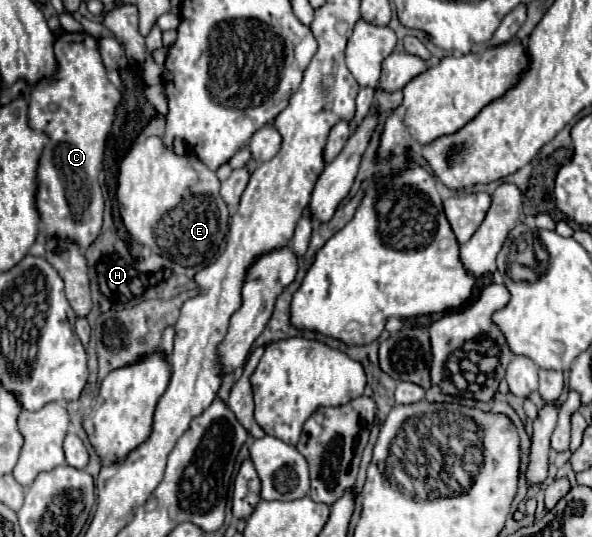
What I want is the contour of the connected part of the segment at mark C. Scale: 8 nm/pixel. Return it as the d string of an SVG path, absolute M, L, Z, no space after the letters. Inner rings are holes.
M87 32L73 34L73 56L55 56L57 70L51 76L37 80L29 94L29 124L33 130L45 132L49 136L49 144L45 146L39 160L39 192L37 192L37 208L41 220L45 222L45 232L49 236L71 238L83 248L87 248L99 234L103 222L103 192L99 186L99 172L103 168L103 150L105 140L111 130L115 118L115 106L121 100L121 92L113 86L105 74L99 44Z

